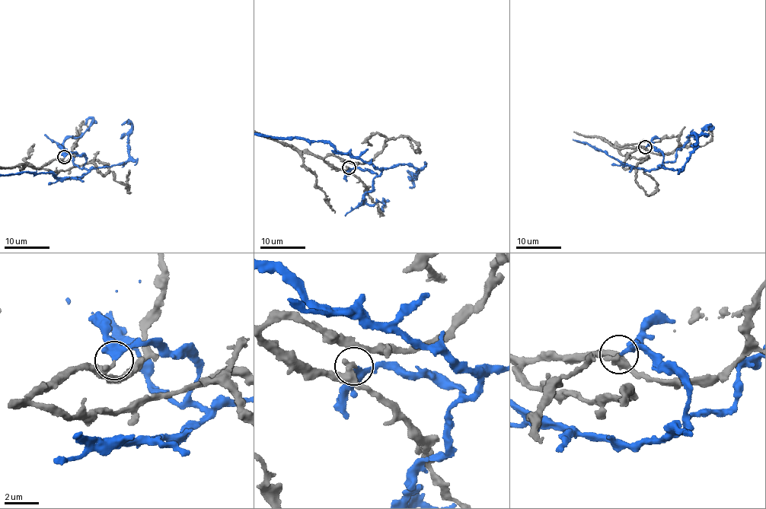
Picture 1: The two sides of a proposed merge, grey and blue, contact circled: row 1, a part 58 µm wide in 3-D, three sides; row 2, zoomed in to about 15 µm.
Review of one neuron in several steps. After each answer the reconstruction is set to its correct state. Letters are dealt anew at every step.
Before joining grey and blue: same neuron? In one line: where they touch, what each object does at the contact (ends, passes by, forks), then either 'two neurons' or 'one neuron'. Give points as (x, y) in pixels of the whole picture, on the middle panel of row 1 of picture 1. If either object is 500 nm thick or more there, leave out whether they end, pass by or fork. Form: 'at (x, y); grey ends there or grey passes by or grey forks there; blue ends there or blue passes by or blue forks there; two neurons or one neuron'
at (349, 167); grey ends there; blue passes by; two neurons

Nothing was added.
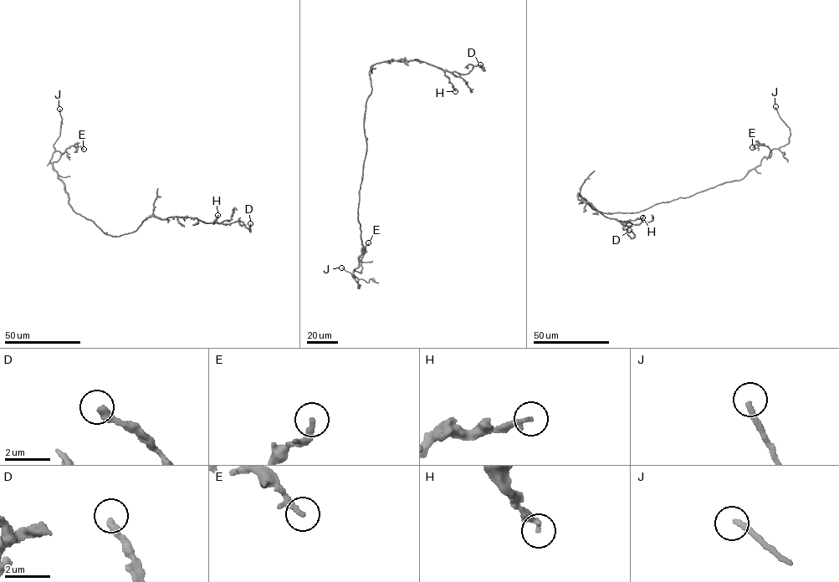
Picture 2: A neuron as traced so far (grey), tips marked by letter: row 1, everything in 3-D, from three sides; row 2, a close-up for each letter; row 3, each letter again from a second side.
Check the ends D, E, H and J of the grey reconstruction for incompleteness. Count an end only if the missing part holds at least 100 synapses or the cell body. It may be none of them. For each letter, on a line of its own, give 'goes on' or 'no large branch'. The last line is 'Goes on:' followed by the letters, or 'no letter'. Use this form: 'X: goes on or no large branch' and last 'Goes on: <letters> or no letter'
D: no large branch
E: no large branch
H: no large branch
J: goes on
Goes on: J

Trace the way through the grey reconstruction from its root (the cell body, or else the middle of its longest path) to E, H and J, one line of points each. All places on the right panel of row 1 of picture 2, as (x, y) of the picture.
E: (638, 211), (743, 178), (759, 165), (762, 158), (770, 155), (769, 149), (763, 144), (752, 147)
H: (638, 211), (601, 212), (578, 195), (578, 199), (592, 204), (609, 218), (623, 222), (642, 217)
J: (638, 211), (744, 177), (759, 165), (769, 151), (789, 141), (790, 129), (775, 106)

